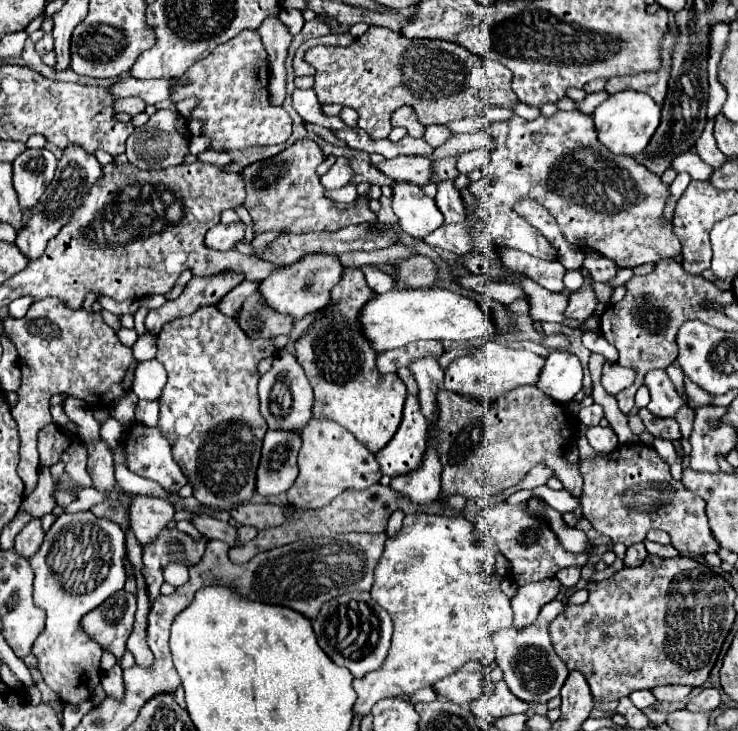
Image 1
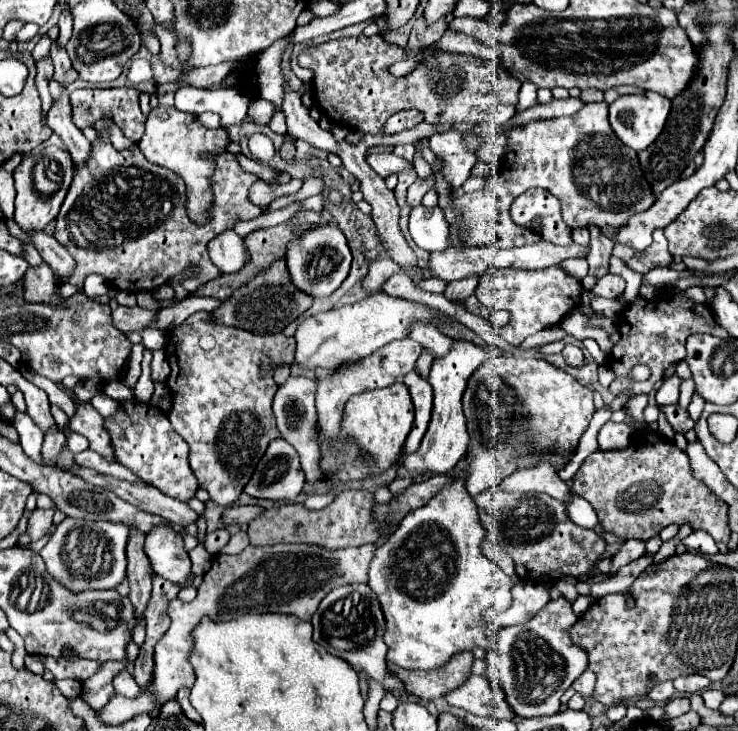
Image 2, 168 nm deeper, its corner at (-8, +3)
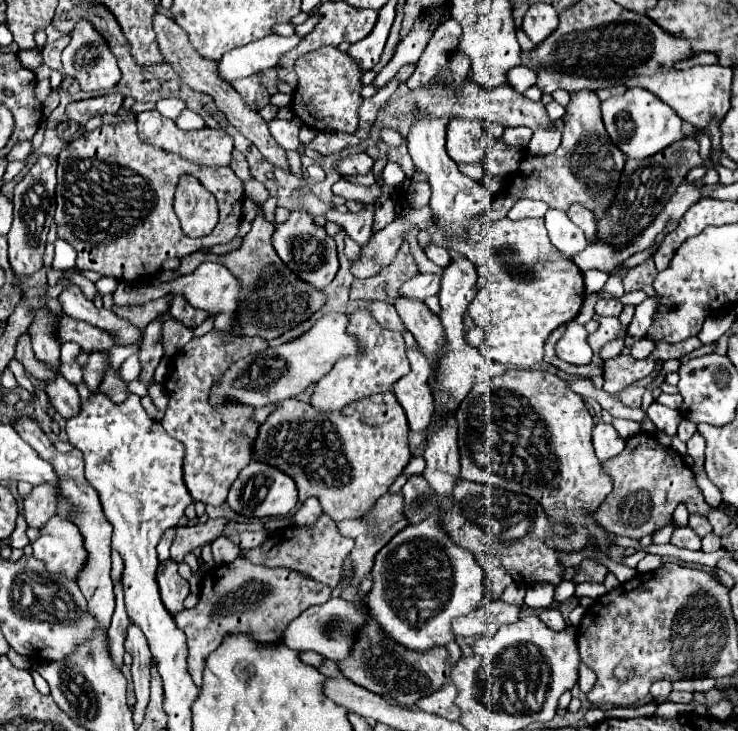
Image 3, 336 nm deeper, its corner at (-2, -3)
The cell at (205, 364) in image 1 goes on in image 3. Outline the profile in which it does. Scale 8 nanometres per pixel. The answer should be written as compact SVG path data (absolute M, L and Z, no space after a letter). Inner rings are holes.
M207 333L199 339L191 339L173 359L171 369L165 377L165 391L169 393L169 405L165 411L163 427L165 431L179 439L185 445L183 459L183 481L193 501L223 505L229 493L229 487L237 479L243 467L251 463L249 459L249 443L253 443L253 435L257 435L259 423L251 419L253 407L221 407L221 411L213 411L209 407L209 391L217 379L229 369L237 359L267 349L267 341L257 337L235 339L235 343L221 343L221 335Z

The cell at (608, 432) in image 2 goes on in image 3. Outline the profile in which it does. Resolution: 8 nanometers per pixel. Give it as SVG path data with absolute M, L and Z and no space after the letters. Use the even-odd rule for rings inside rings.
M597 423L593 429L593 447L595 447L597 459L607 461L607 459L617 457L623 451L625 439L619 437L619 433L615 431L613 425Z

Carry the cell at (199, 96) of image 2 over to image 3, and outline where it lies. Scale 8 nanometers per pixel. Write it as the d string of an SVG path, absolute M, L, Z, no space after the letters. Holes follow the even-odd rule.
M169 97L169 99L161 99L157 103L157 111L169 119L175 119L181 111L185 109L185 103L181 99L175 99L175 97Z

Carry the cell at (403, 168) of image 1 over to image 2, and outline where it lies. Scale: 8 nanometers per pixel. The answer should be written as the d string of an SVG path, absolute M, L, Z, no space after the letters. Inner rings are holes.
M371 153L367 157L367 163L383 179L387 179L393 173L403 173L403 171L411 171L413 169L411 161L407 161L403 157L397 157L393 153Z

